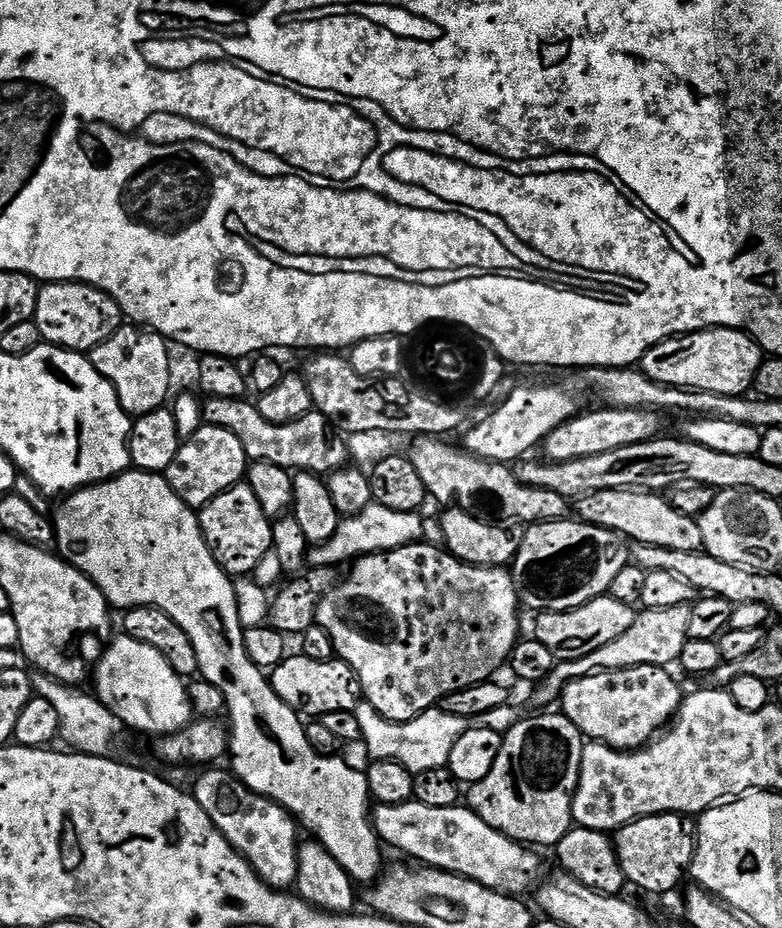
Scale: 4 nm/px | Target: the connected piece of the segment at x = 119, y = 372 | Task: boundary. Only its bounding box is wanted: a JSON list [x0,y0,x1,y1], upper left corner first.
[90,326,172,418]

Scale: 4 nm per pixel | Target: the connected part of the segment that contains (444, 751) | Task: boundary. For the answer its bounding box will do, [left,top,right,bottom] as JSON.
[355,702,474,774]

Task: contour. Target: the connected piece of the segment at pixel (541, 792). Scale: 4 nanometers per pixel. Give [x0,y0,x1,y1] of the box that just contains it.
[466,710,586,846]

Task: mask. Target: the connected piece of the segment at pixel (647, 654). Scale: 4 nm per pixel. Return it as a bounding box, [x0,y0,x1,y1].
[535,606,690,706]

